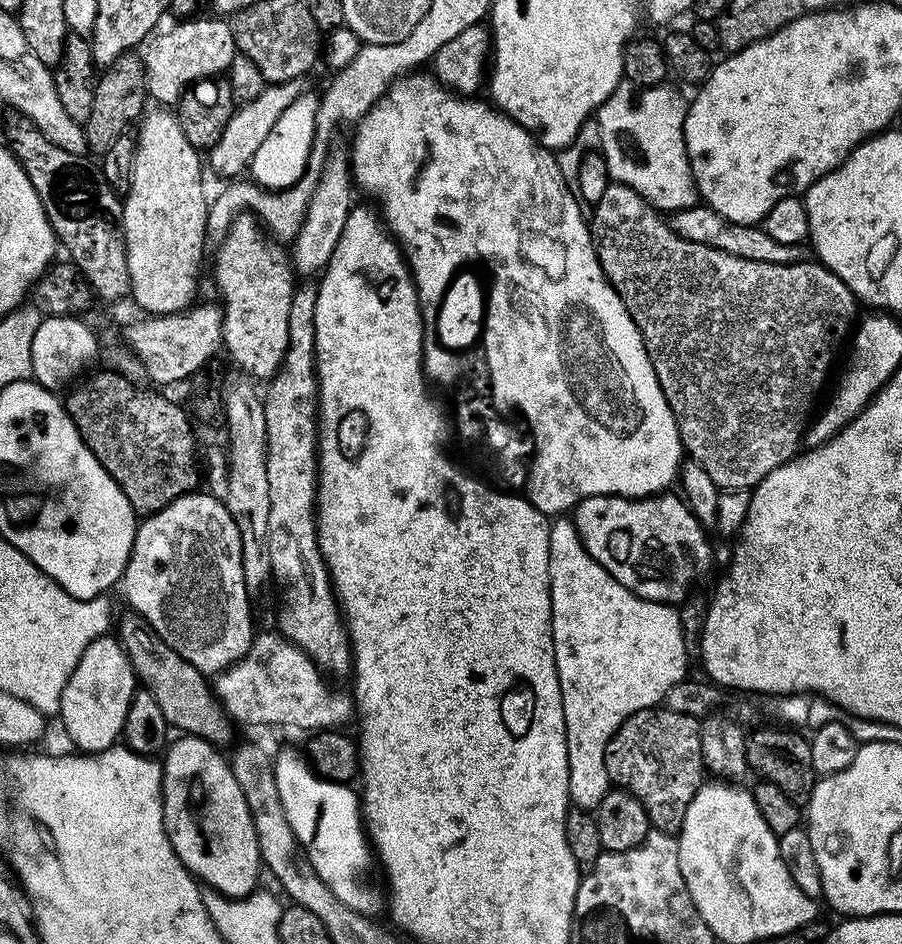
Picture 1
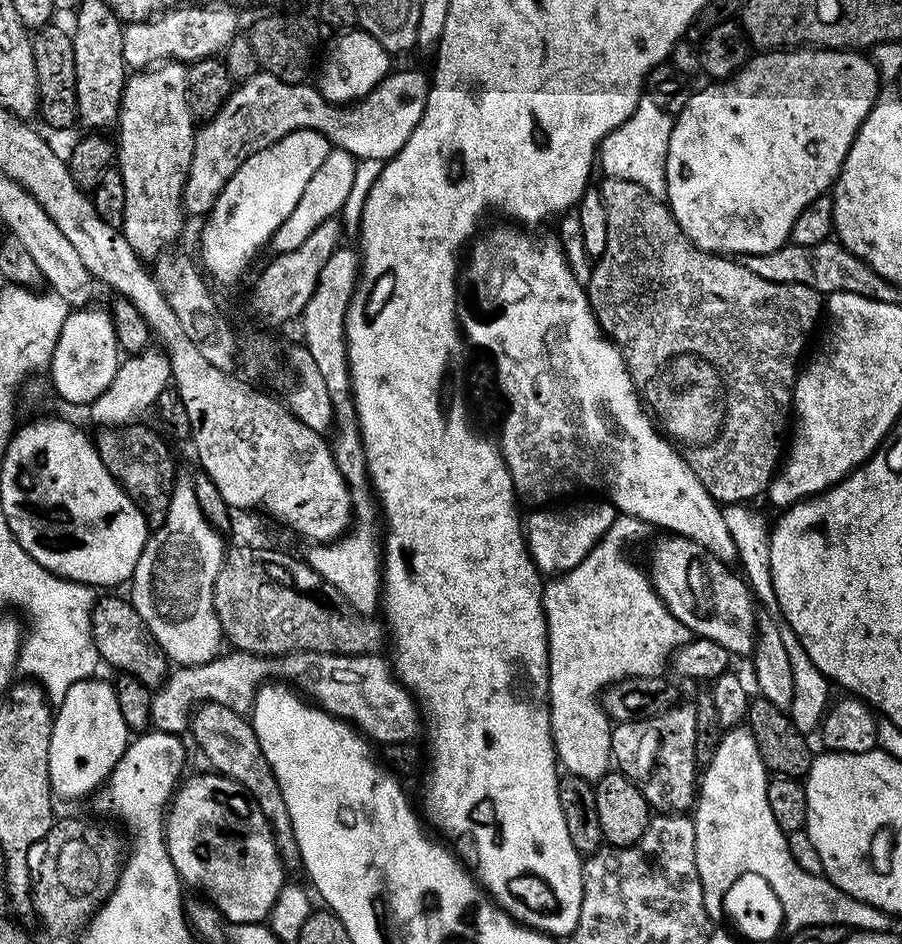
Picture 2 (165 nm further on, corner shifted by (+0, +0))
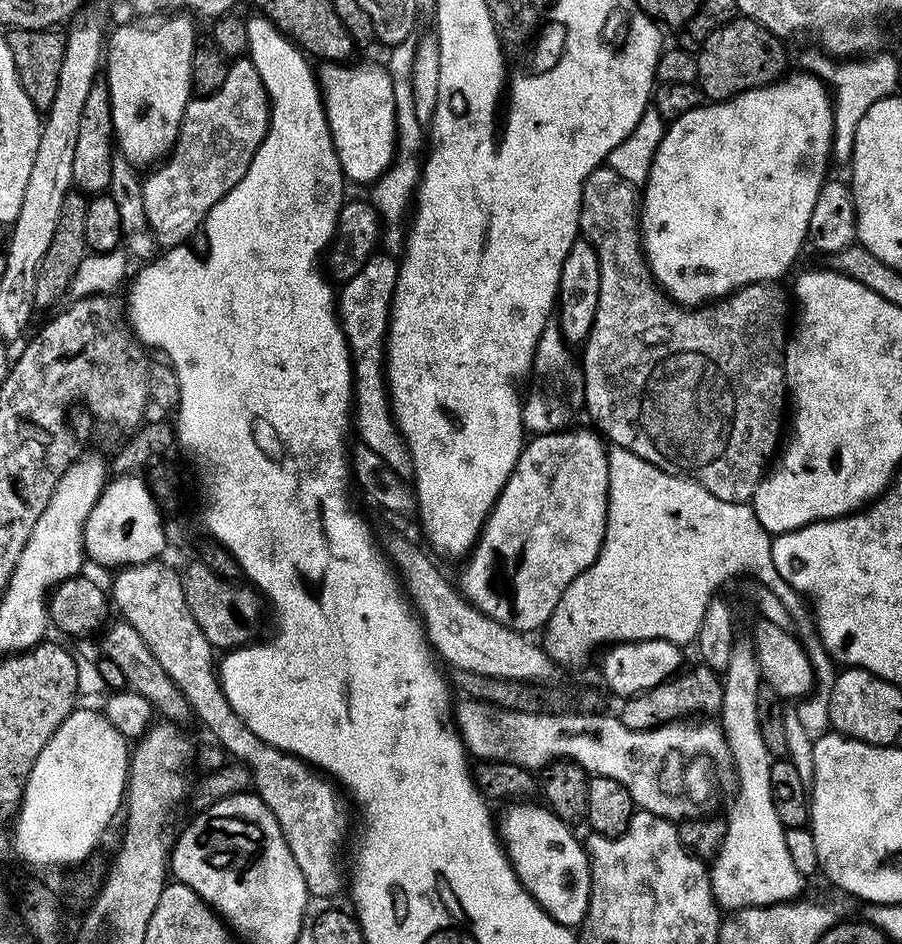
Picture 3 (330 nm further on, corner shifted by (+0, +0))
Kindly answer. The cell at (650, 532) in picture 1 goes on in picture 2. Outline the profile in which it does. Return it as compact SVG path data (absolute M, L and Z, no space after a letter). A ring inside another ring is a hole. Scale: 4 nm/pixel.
M664 534L661 537L652 548L652 565L647 565L646 571L654 590L670 610L670 614L674 614L674 618L678 618L678 622L682 622L682 626L686 626L693 637L718 642L718 646L722 646L733 657L751 657L752 649L756 647L758 611L756 612L754 593L746 583L745 577L735 576L733 569L718 558L702 554L698 542L675 534Z

